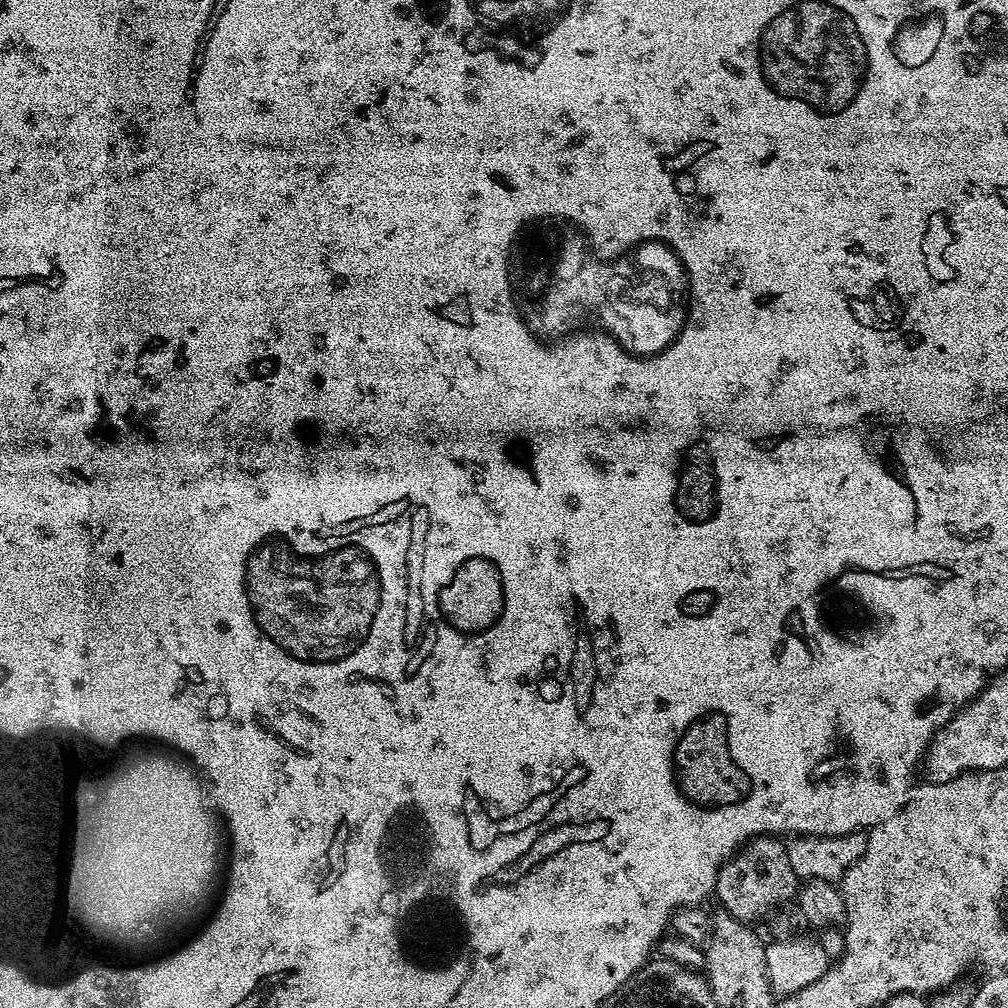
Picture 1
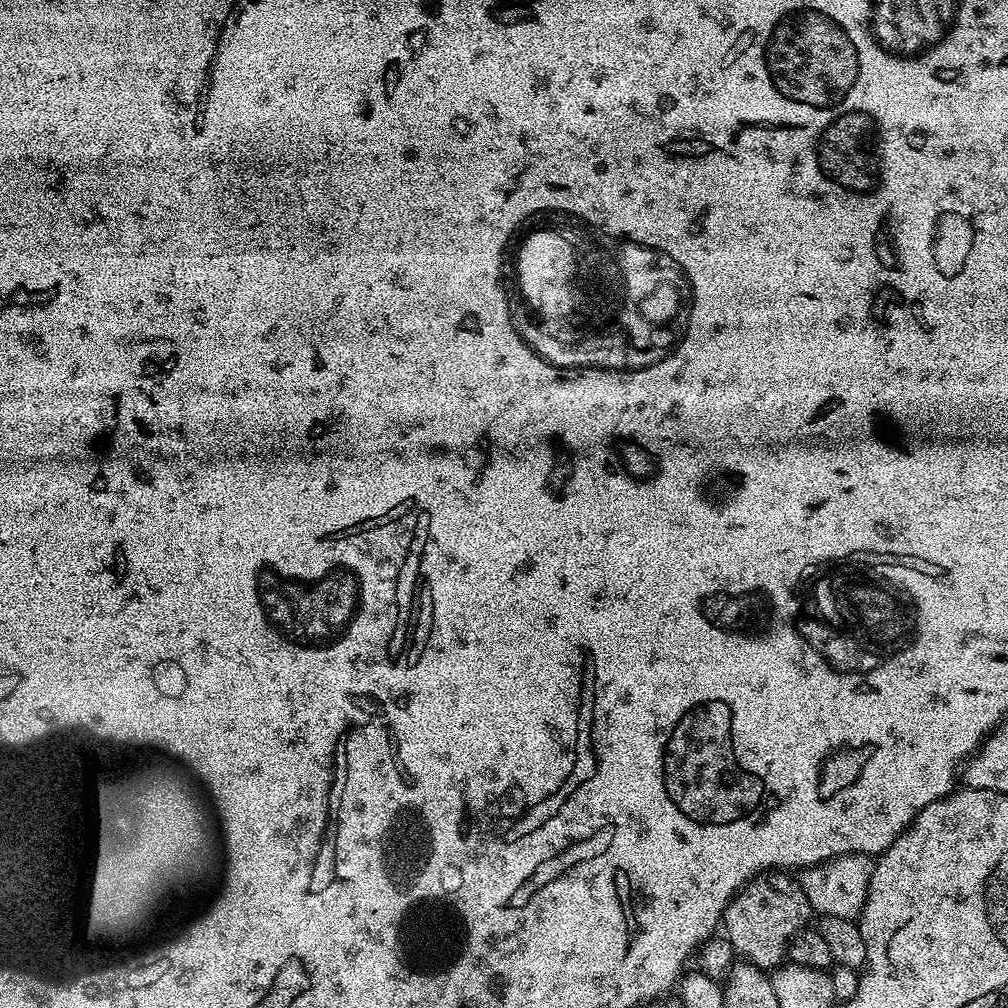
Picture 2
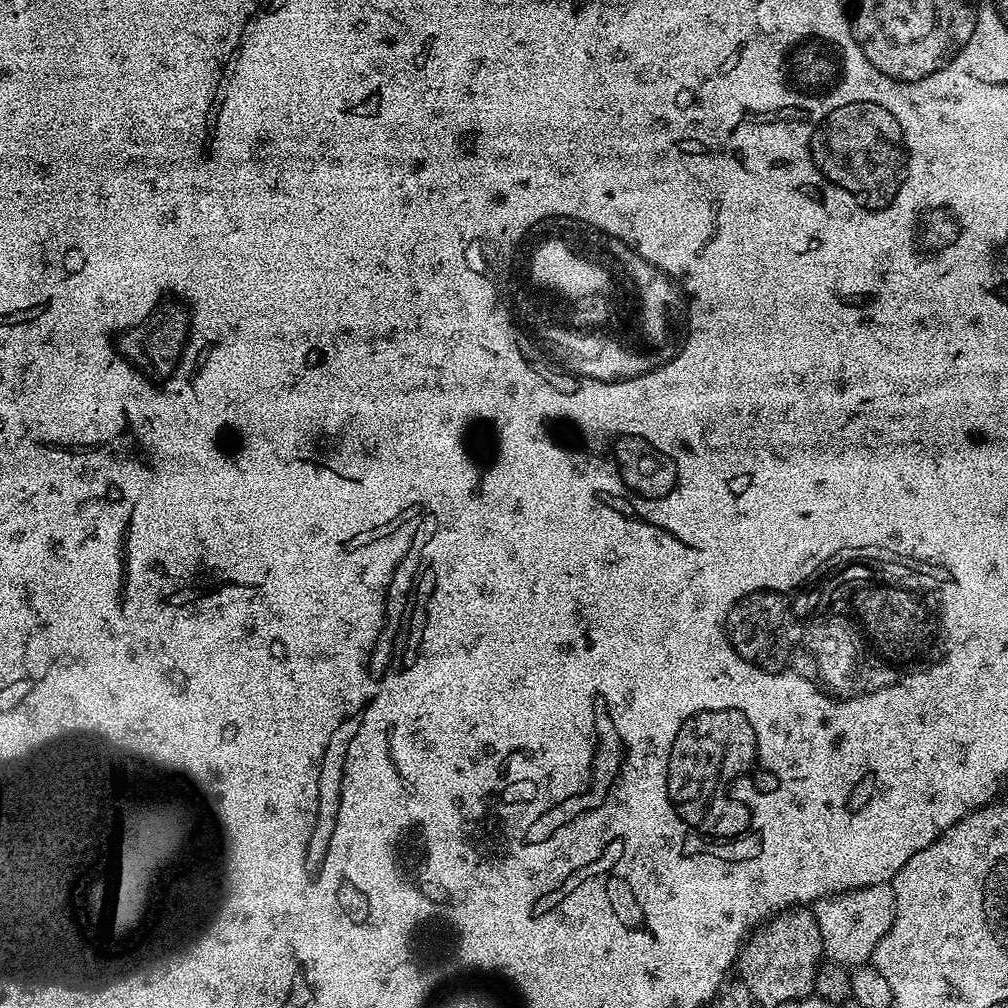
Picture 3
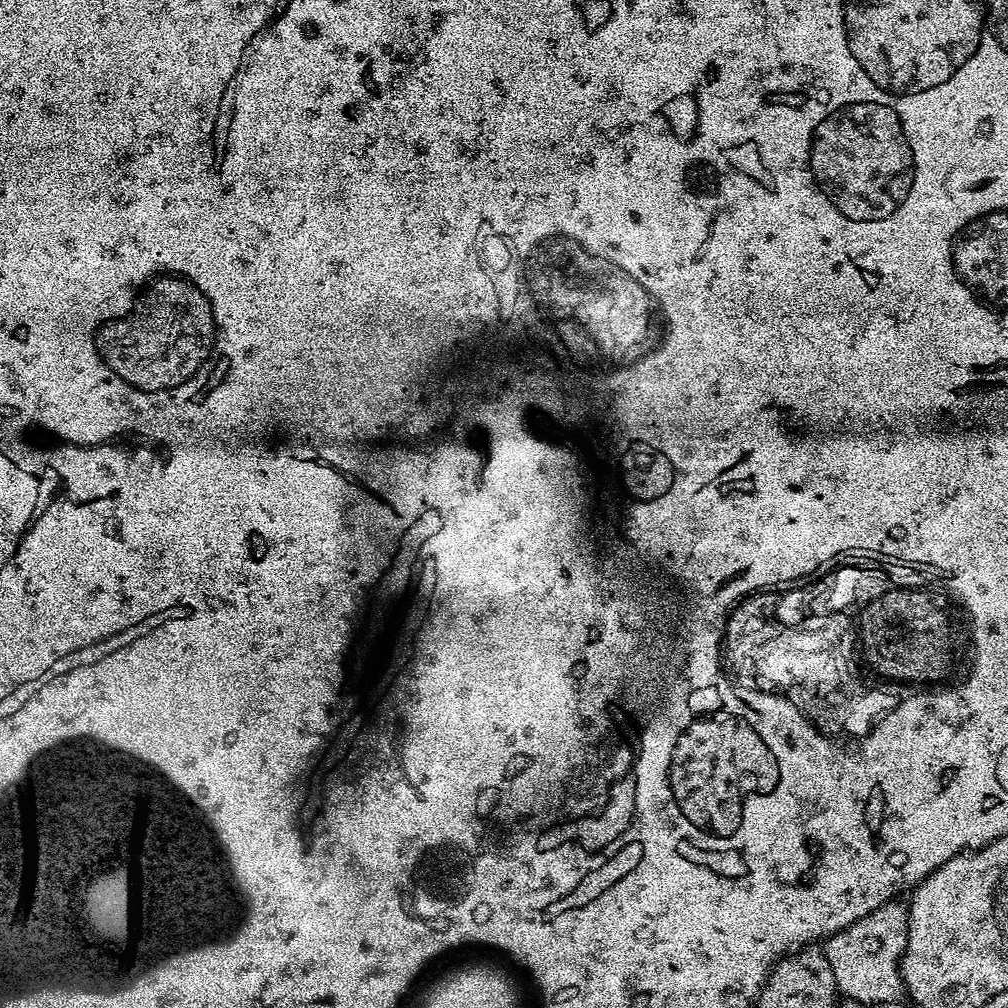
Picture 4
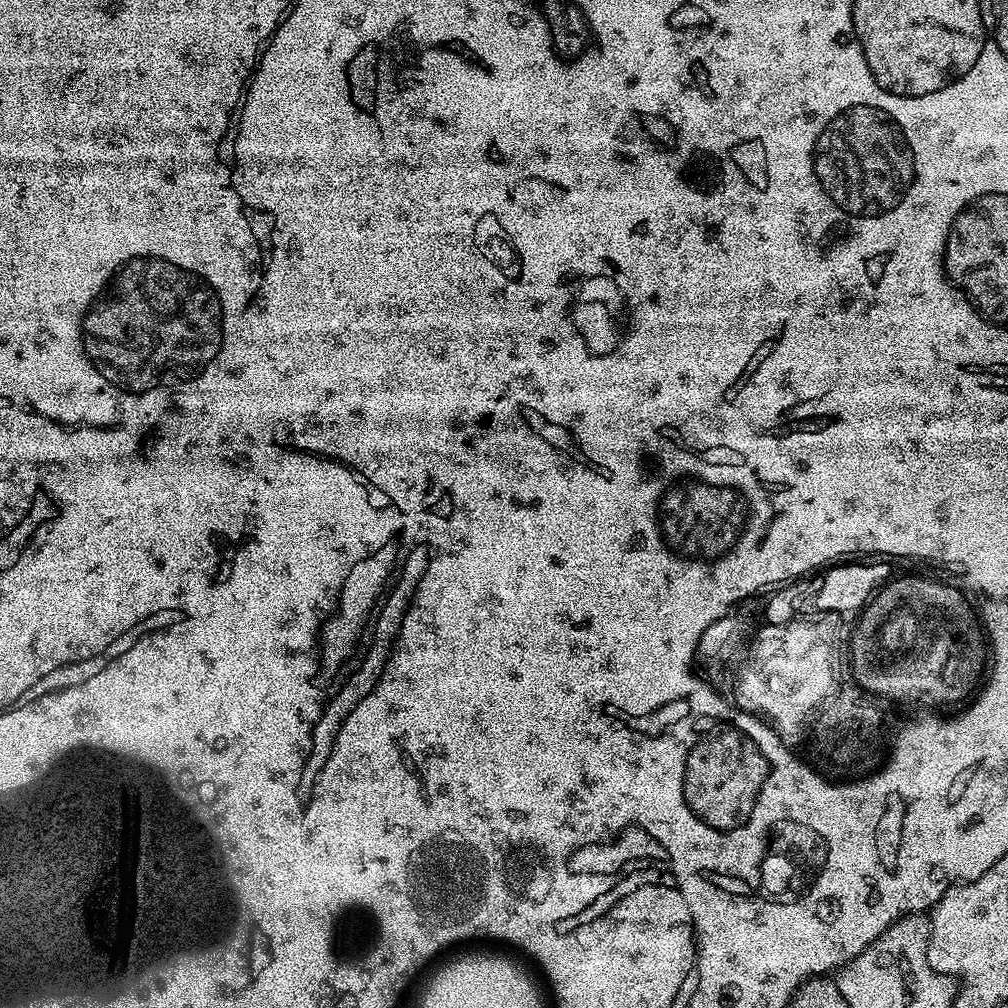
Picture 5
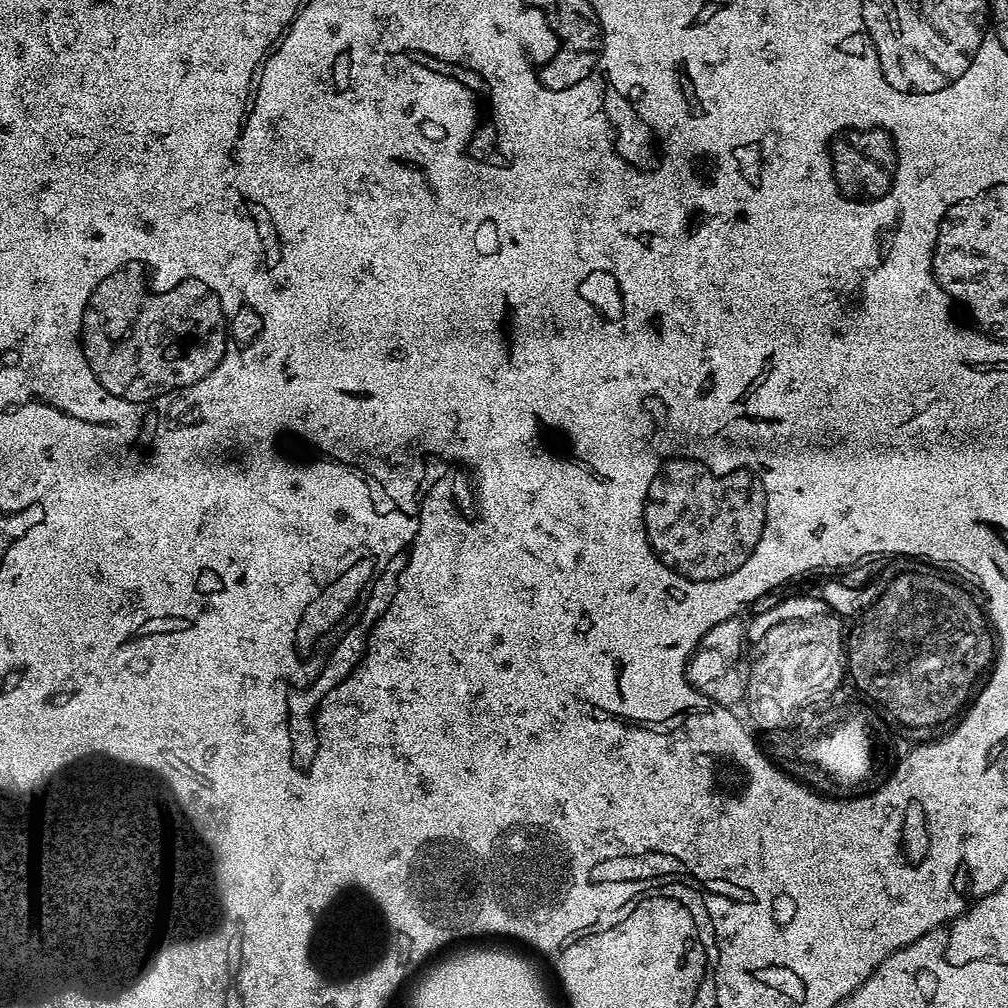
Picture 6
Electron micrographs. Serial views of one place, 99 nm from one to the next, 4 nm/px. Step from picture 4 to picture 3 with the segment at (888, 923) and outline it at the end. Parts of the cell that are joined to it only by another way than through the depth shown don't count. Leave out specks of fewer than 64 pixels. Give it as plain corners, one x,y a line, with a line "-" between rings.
891,883
854,888
816,901
814,911
818,930
822,930
824,955
831,963
864,966
871,961
876,943
890,930
896,899

